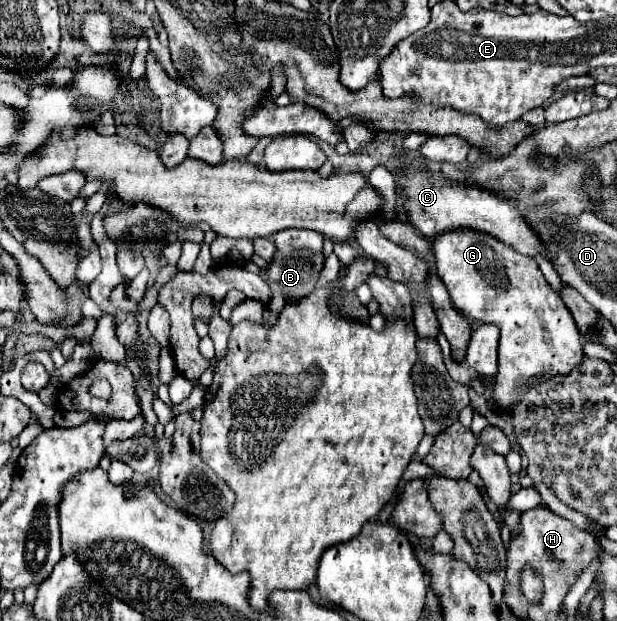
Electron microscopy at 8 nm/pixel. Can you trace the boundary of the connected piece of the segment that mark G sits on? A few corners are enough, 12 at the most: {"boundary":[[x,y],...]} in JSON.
{"boundary":[[436,234],[456,310],[502,330],[492,400],[570,374],[582,334],[534,258]]}

